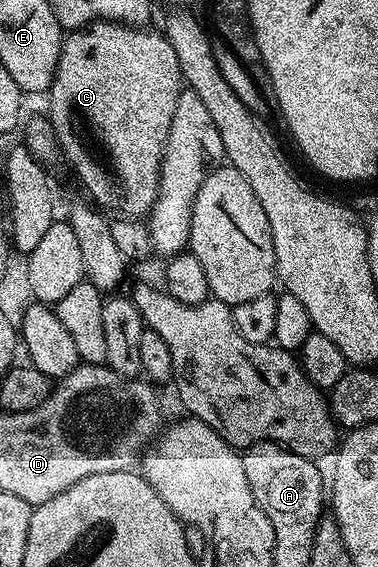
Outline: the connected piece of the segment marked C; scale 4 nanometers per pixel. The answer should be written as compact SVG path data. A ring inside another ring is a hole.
M98 20L90 22L88 26L78 26L70 29L64 35L59 64L53 77L53 85L47 91L47 99L49 98L47 117L53 123L53 130L57 134L60 153L65 153L65 158L73 165L73 170L77 173L78 180L89 189L90 196L88 195L88 197L102 211L110 212L109 210L114 210L117 216L124 216L129 220L144 219L149 211L153 209L153 201L157 199L161 180L161 155L165 153L165 141L171 132L171 120L175 116L175 104L179 100L183 89L179 56L175 56L175 48L171 48L171 44L165 39L164 33L157 31L156 34L155 31L149 29L134 28L124 22L112 20Z

